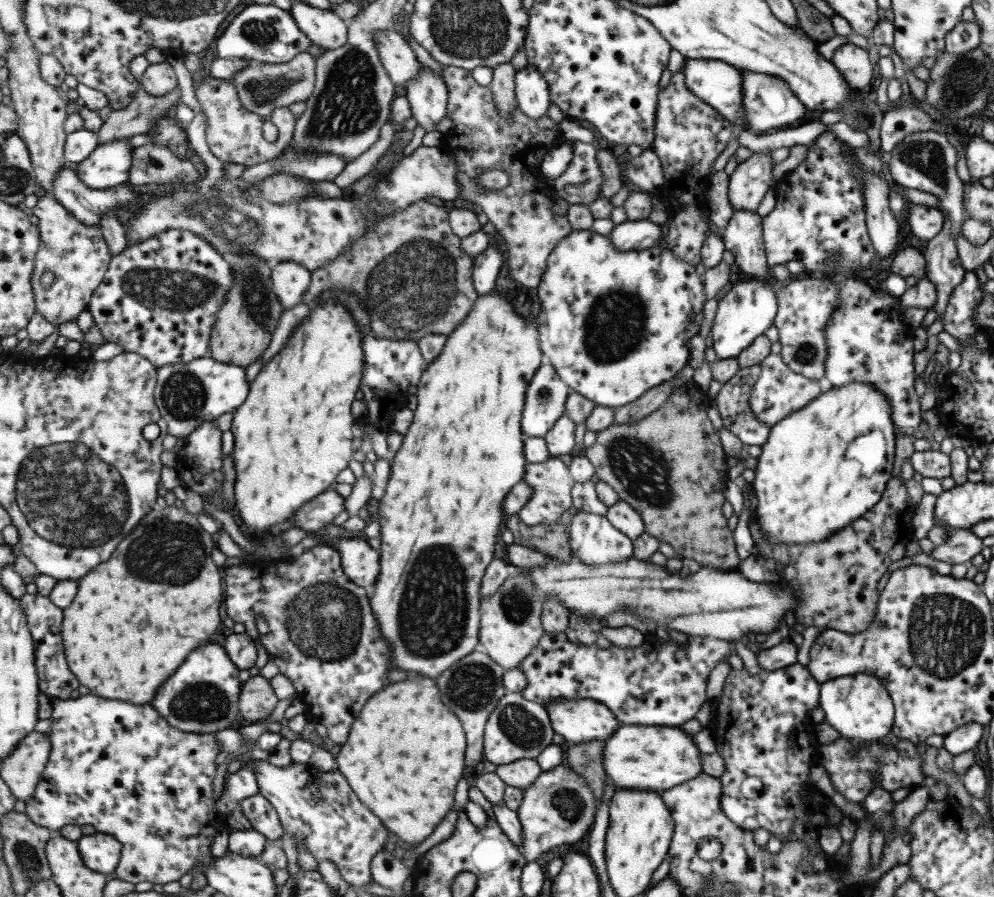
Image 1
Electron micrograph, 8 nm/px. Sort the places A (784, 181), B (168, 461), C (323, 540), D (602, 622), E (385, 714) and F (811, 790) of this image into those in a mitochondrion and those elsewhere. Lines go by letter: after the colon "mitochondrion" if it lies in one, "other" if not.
A: other
B: other
C: other
D: other
E: other
F: other

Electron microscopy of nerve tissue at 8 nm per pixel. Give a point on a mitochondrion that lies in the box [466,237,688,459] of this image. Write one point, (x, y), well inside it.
(615, 324)

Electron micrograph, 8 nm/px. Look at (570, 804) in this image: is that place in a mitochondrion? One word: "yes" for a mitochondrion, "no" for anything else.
yes

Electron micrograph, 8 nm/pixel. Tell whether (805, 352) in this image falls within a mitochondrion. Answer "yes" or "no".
yes

